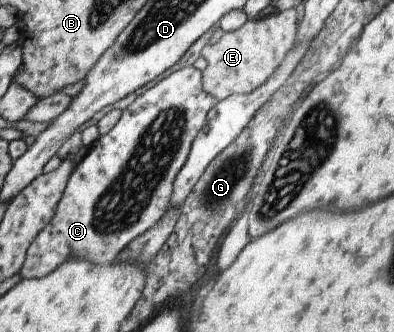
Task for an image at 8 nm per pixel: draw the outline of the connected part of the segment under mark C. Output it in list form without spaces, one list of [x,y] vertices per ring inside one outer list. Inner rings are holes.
[[[193,65],[170,73],[142,95],[135,96],[116,125],[101,135],[75,165],[52,221],[40,230],[27,249],[19,271],[22,279],[43,278],[67,260],[88,260],[99,266],[112,264],[133,239],[154,227],[170,207],[175,177],[216,102],[203,88],[203,72]]]

